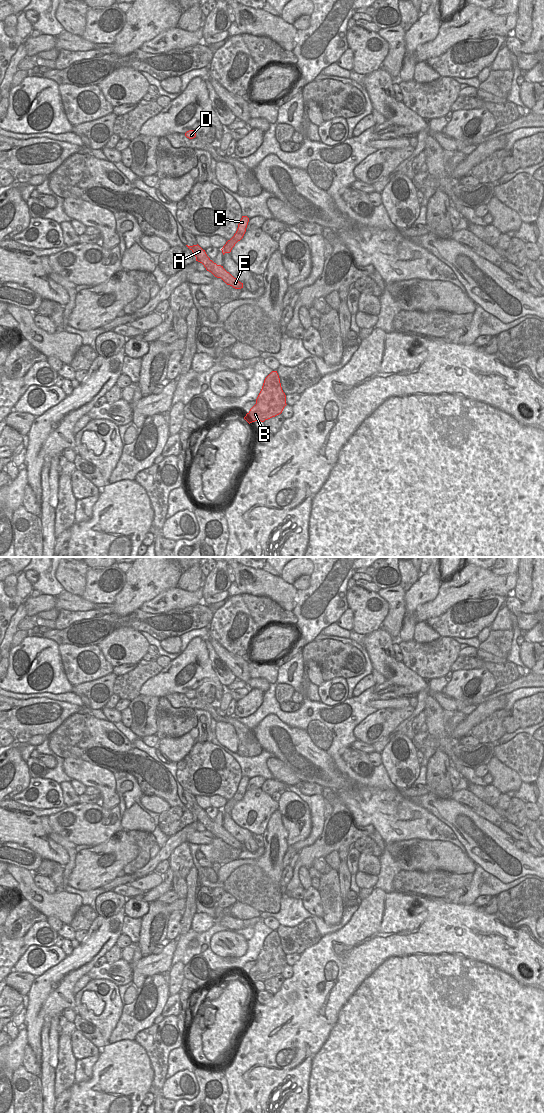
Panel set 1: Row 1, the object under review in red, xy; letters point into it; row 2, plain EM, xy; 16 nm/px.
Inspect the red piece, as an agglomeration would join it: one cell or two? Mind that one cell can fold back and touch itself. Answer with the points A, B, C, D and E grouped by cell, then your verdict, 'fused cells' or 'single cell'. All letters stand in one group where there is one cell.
groups A B C D E; single cell

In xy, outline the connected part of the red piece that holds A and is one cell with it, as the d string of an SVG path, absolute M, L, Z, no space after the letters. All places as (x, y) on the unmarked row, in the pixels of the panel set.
M198 804L193 806L186 805L195 815L196 821L202 823L207 831L211 832L215 837L221 838L227 845L235 849L243 848L243 843L239 842L223 826L214 823Z

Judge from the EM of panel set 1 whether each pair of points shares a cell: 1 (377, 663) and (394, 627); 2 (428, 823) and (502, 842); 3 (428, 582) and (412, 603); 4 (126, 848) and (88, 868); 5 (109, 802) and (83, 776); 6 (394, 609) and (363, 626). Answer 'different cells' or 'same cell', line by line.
1: different cells
2: different cells
3: same cell
4: same cell
5: same cell
6: different cells

